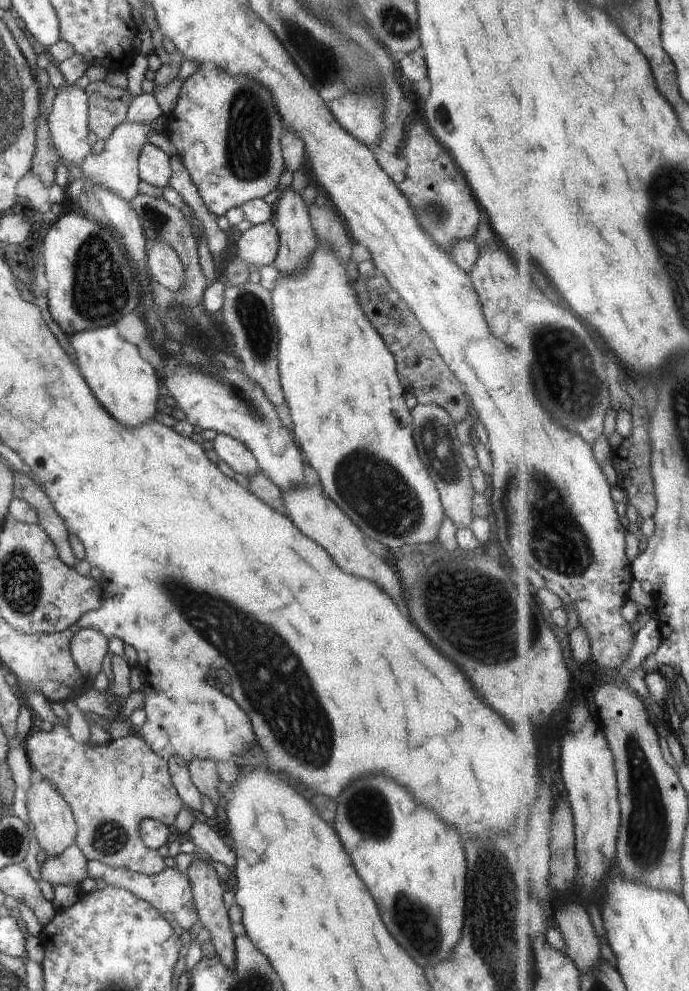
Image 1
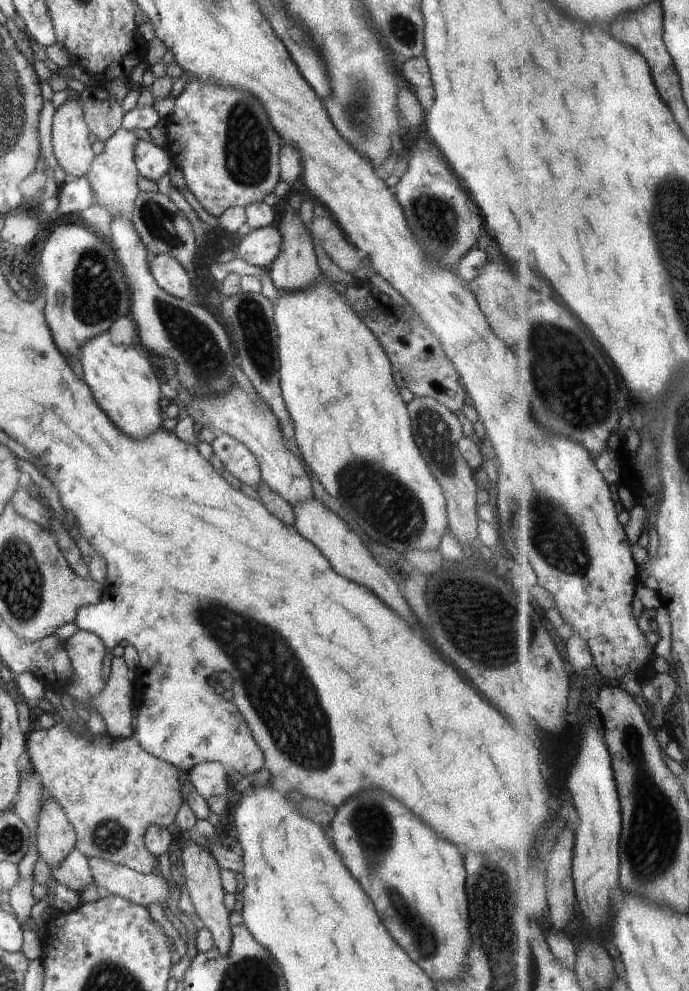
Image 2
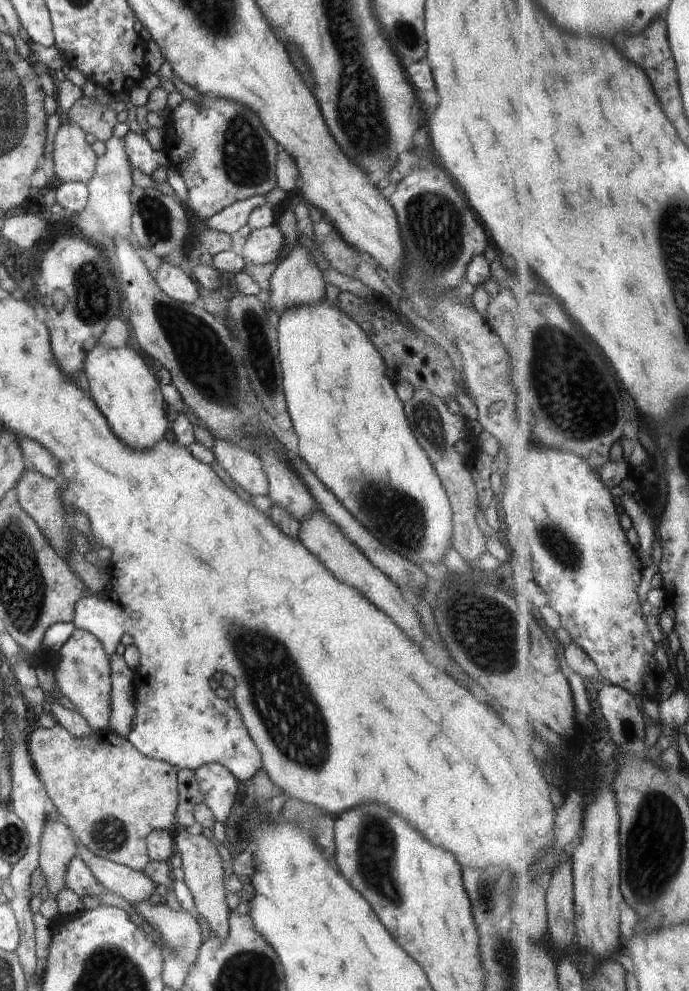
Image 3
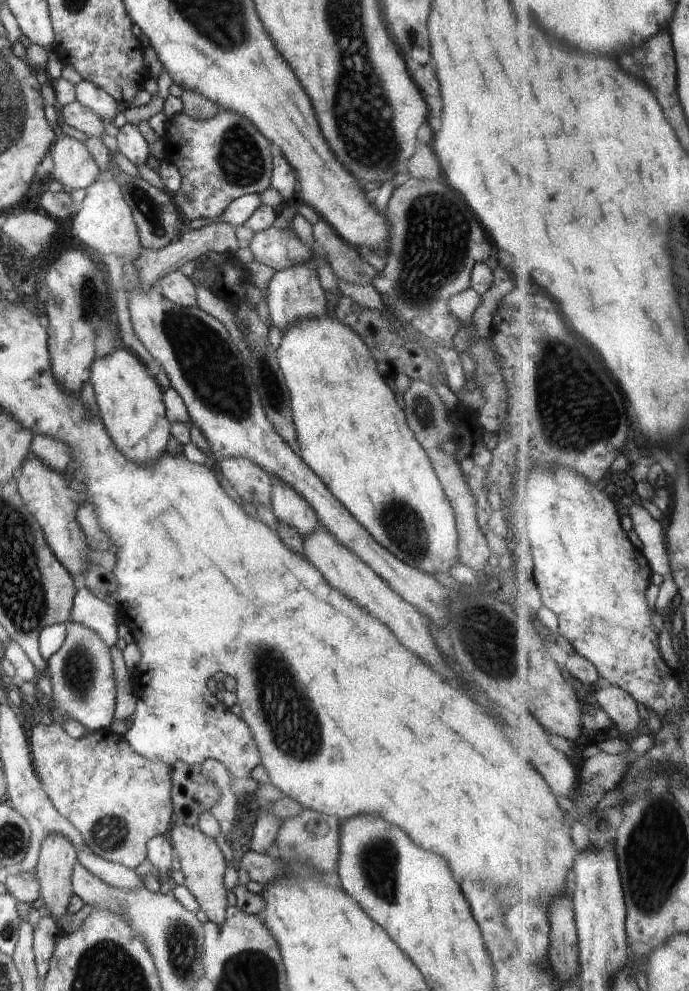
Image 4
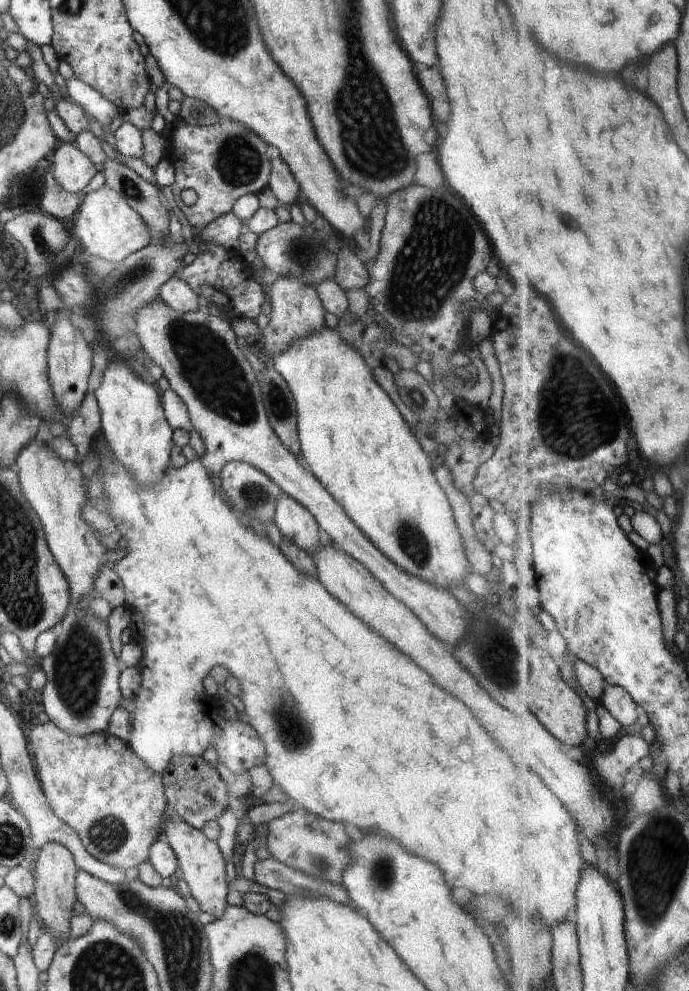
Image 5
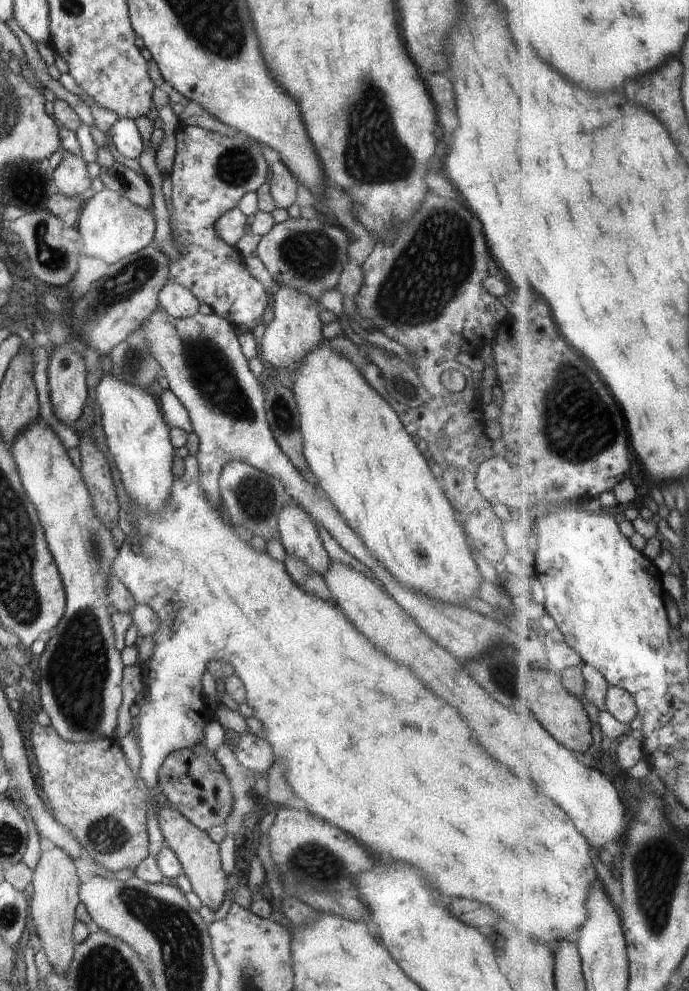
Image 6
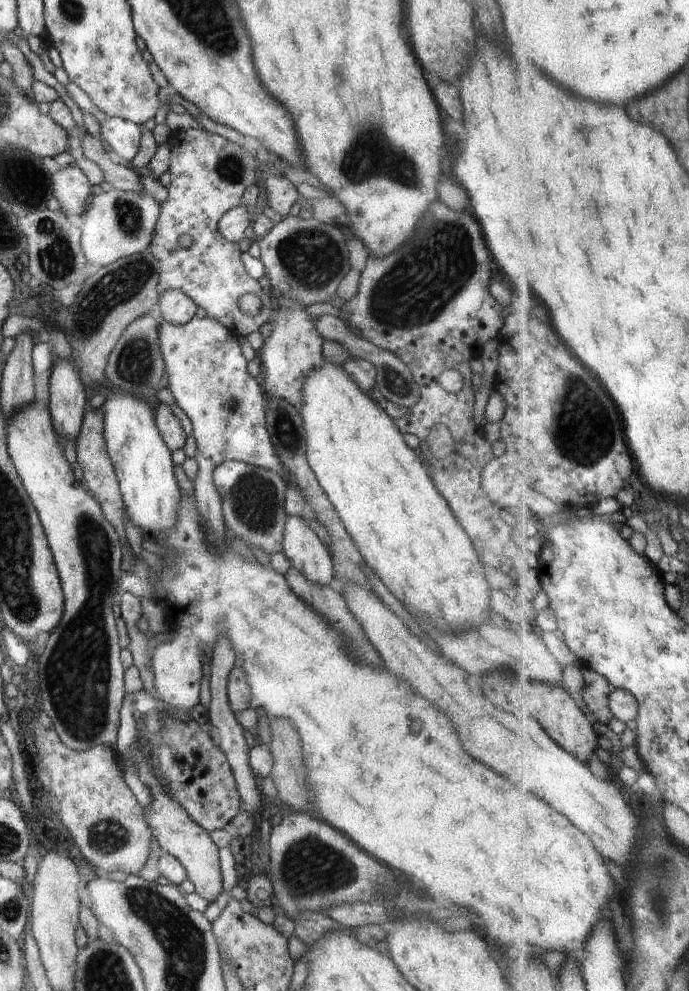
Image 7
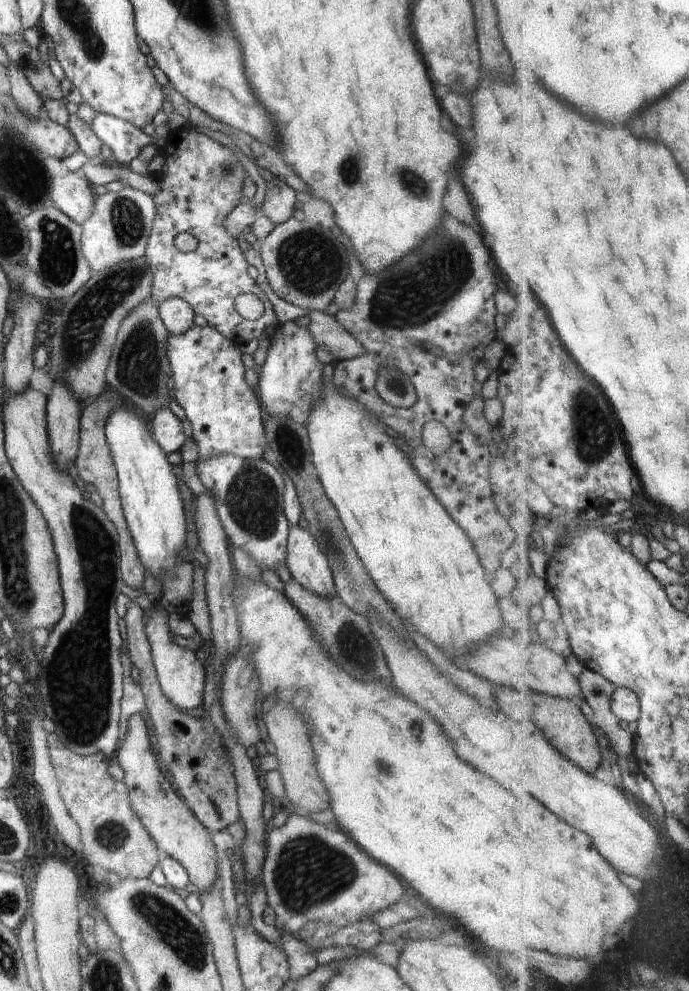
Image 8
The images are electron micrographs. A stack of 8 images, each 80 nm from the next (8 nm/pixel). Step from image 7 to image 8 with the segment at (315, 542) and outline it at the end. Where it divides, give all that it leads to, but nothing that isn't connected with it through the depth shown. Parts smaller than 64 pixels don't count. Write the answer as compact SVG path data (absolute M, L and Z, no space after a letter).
M289 525L286 560L291 578L306 591L322 599L337 596L328 559L308 529Z

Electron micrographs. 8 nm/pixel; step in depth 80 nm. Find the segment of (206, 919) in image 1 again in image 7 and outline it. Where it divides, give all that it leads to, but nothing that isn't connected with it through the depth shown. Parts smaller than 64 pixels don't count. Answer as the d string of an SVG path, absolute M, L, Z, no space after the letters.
M139 742L133 746L131 760L135 763L138 778L149 788L152 797L152 802L143 808L146 824L161 850L170 853L180 861L187 872L188 879L195 886L195 892L200 894L205 901L214 902L223 890L219 848L212 842L210 835L190 818L186 809L168 794L166 788L162 787L156 776L150 771L151 766L138 747Z

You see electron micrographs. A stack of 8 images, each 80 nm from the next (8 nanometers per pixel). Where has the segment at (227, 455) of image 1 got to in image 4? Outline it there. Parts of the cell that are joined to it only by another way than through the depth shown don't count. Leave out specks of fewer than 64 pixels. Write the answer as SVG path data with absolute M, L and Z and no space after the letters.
M223 457L218 463L220 472L241 499L255 507L271 508L273 484L271 476L263 468L242 457Z

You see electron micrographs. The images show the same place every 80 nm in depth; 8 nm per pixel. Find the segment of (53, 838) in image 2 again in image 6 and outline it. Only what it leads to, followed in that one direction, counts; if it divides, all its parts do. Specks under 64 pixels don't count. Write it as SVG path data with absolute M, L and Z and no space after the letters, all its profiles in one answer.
M54 847L51 850L46 850L45 852L42 851L40 855L40 859L38 864L36 865L35 870L33 871L33 877L32 877L32 888L33 894L31 895L32 903L29 906L29 929L34 932L34 934L39 936L39 939L41 940L41 950L44 951L44 954L46 955L46 958L49 960L49 963L51 964L51 968L58 974L58 975L64 975L65 972L69 969L70 963L72 962L72 957L75 951L75 943L73 941L72 937L72 927L74 924L76 924L76 917L75 917L75 910L76 906L78 906L78 903L81 901L79 899L79 886L81 885L80 881L78 880L78 875L76 875L76 867L74 867L74 862L72 858L65 852L64 849L61 849L60 847Z

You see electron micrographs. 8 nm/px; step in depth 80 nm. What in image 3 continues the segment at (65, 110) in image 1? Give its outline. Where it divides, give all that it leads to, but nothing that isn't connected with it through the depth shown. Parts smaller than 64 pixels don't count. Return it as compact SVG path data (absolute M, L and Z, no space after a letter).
M70 120L56 133L53 162L55 175L62 183L87 185L95 173L97 157L86 141L86 133Z

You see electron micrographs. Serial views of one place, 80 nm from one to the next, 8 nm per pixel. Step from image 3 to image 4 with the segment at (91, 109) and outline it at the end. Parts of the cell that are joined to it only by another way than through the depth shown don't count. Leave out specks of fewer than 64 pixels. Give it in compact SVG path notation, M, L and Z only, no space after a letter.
M78 101L71 102L58 108L58 110L61 122L66 122L72 128L86 133L88 137L96 136L101 138L102 135L106 135L104 126L98 116Z

